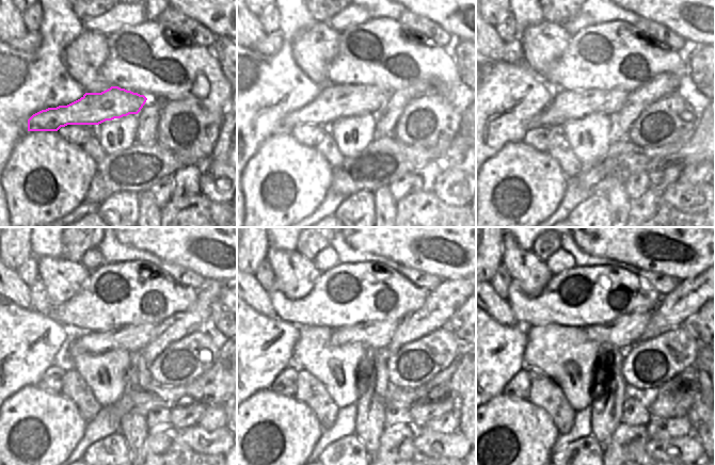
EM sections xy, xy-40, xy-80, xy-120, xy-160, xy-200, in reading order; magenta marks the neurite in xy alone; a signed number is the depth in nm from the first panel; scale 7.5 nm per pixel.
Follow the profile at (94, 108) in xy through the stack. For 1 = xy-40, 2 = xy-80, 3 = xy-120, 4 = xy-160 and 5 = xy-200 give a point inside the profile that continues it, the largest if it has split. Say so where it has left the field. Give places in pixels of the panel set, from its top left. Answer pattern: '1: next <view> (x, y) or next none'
1: next xy-40 (335, 101)
2: next xy-80 (566, 106)
3: next xy-120 (131, 338)
4: next xy-160 (374, 335)
5: next xy-200 (622, 333)

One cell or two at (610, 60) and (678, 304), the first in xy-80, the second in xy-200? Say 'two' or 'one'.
two

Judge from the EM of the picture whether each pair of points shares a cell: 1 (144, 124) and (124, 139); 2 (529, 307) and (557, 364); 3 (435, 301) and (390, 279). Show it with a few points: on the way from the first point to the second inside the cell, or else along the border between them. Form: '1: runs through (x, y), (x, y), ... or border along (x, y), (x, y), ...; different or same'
1: border along (136, 114), (138, 117), (137, 141); different
2: border along (525, 325), (544, 325), (547, 323), (565, 325); different
3: border along (429, 291), (426, 300), (409, 315); different

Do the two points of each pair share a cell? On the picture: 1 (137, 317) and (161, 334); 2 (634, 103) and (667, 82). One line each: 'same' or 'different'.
1: different
2: same

